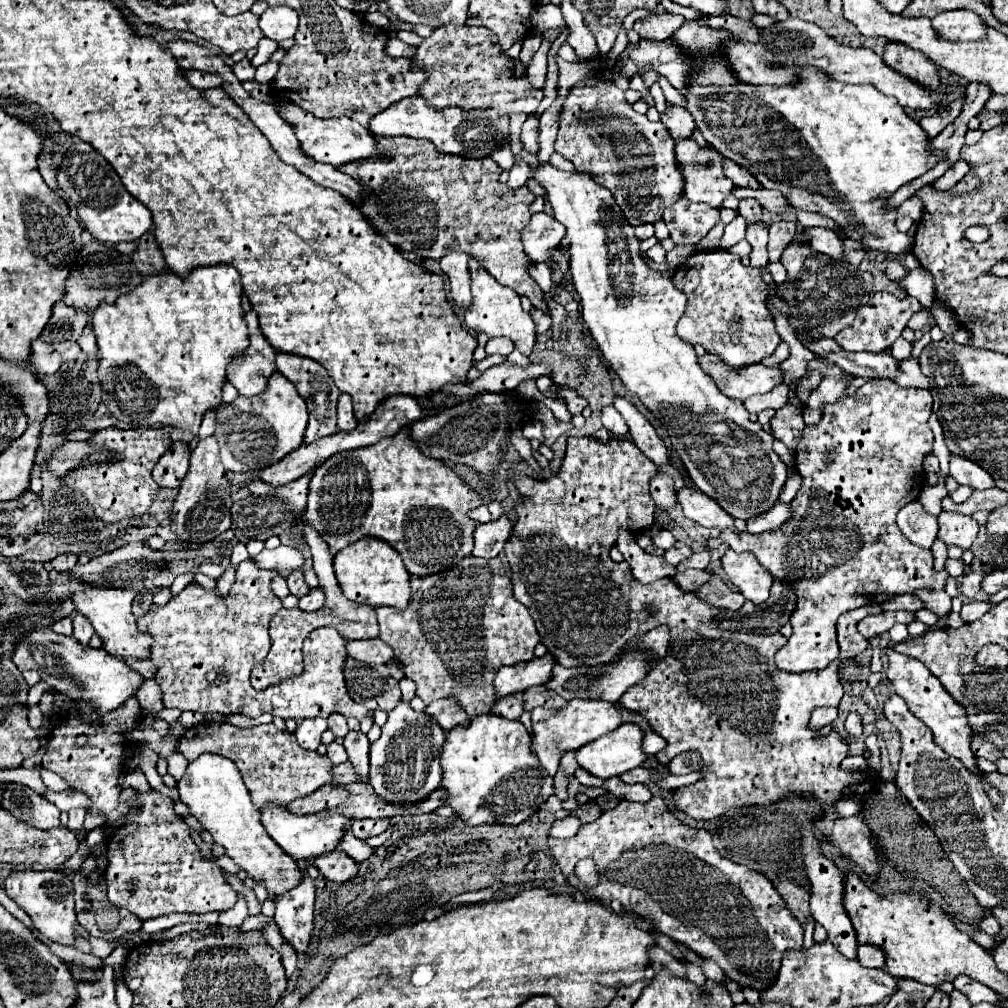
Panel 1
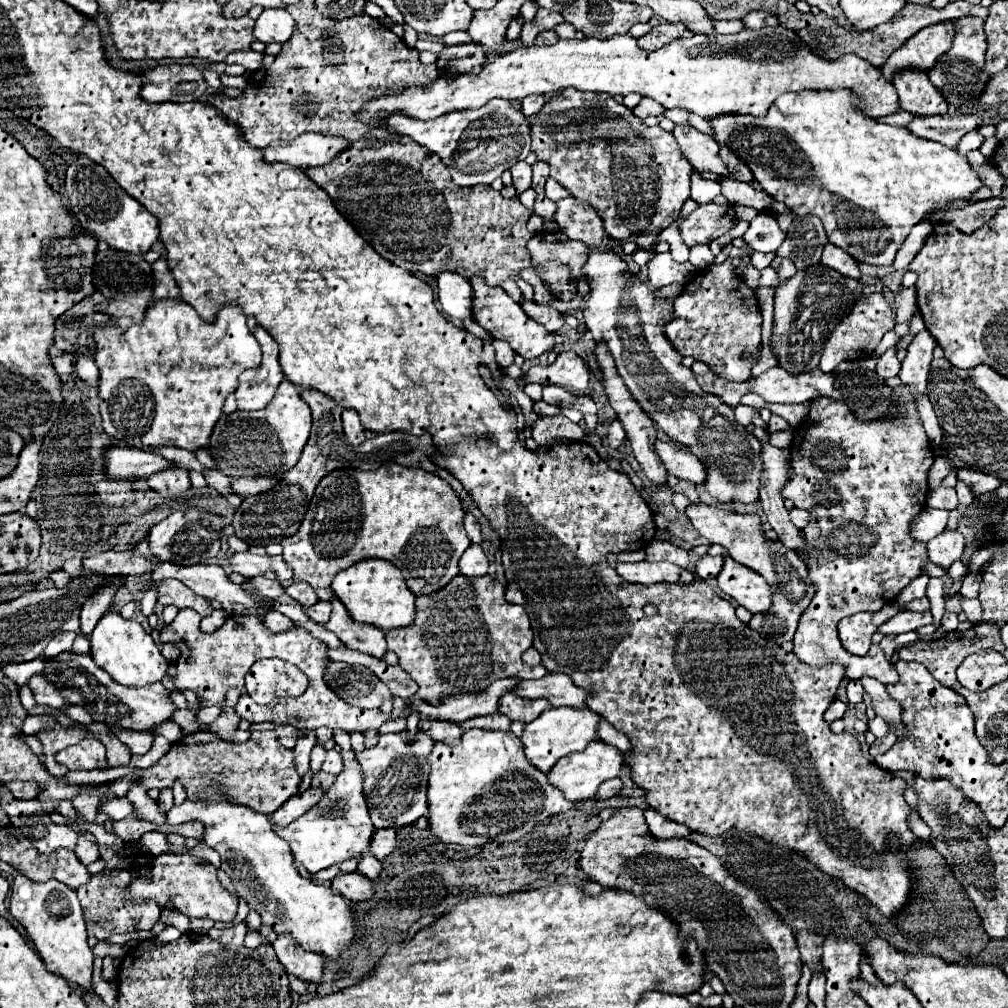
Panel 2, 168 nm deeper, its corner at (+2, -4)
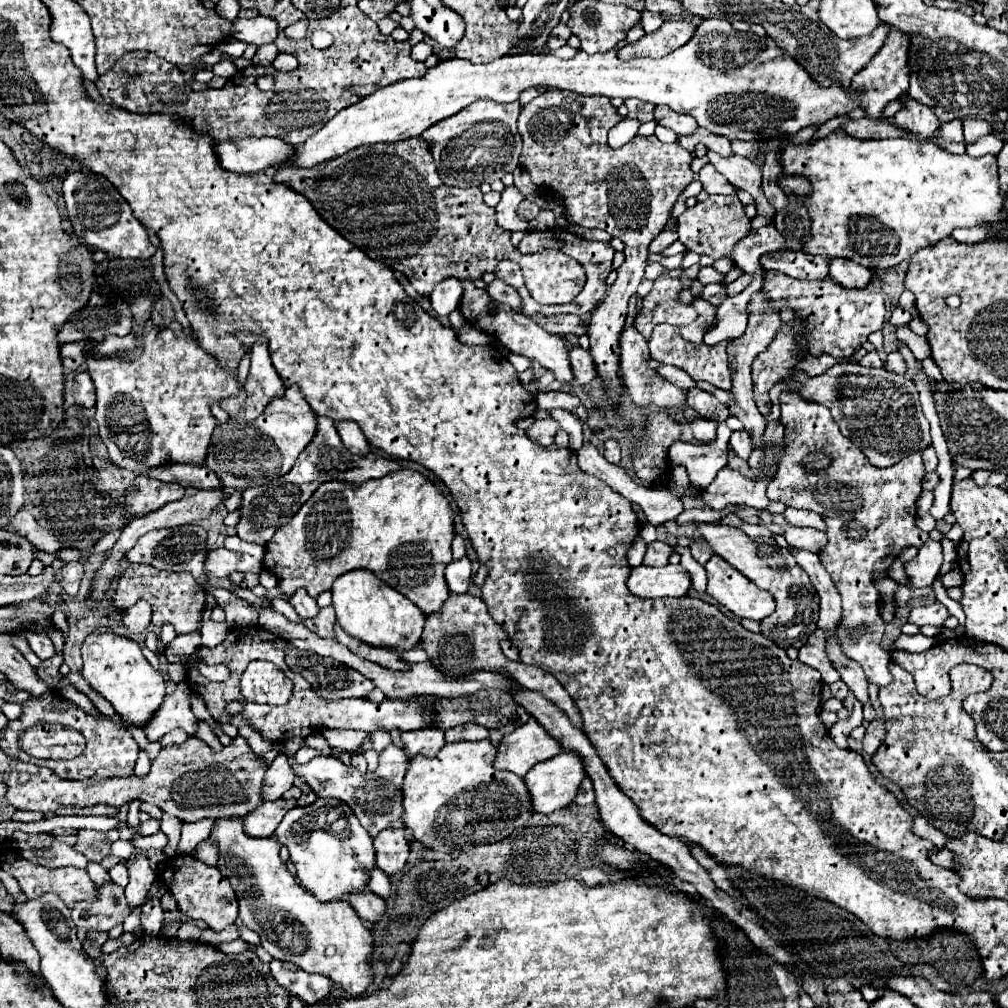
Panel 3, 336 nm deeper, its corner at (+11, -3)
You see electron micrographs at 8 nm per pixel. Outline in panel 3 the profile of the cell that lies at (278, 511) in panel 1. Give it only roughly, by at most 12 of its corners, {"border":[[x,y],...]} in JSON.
{"border":[[317,415],[287,475],[241,493],[237,537],[267,545],[321,483],[363,483],[401,465],[343,447]]}

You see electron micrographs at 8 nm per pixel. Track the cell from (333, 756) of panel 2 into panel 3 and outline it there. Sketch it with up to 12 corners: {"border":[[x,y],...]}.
{"border":[[393,743],[365,775],[337,757],[291,767],[347,803],[371,837],[403,817],[409,757]]}

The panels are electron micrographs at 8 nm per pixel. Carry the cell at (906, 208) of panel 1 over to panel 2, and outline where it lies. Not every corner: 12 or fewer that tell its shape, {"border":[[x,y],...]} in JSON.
{"border":[[978,130],[960,140],[960,154],[978,150],[984,136]]}

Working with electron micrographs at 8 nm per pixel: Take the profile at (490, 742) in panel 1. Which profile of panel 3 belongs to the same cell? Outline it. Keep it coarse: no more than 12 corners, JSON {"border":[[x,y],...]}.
{"border":[[489,739],[415,755],[403,823],[429,849],[523,827],[523,779]]}

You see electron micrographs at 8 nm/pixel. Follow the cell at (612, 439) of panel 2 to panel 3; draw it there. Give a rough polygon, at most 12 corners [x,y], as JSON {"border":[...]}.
{"border":[[617,439],[605,441],[605,459],[619,463],[621,447]]}

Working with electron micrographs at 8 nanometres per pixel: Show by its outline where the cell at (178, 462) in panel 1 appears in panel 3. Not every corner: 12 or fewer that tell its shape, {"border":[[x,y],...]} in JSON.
{"border":[[139,475],[127,495],[139,517],[185,495],[179,483]]}

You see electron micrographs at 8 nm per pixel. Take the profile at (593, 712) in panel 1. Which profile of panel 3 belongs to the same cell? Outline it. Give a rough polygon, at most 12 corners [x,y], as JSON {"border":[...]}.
{"border":[[535,719],[505,735],[497,769],[525,777],[563,747]]}

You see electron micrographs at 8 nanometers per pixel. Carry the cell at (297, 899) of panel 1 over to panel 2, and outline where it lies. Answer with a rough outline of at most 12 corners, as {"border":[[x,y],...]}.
{"border":[[278,936],[274,950],[286,974],[322,982],[324,956]]}

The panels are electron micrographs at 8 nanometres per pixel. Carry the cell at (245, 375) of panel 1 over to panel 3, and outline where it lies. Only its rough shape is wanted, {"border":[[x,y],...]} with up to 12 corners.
{"border":[[259,337],[251,353],[243,407],[232,397],[220,405],[230,418],[251,421],[285,391]]}

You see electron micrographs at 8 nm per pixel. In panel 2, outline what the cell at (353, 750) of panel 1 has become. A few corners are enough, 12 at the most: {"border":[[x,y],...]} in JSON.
{"border":[[352,750],[332,788],[340,806],[314,806],[274,826],[306,870],[368,850],[374,826]]}

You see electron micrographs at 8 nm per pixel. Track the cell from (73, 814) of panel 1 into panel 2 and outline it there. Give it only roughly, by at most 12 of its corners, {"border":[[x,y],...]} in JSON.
{"border":[[80,836],[76,856],[82,864],[92,864],[100,858],[96,842],[86,842]]}

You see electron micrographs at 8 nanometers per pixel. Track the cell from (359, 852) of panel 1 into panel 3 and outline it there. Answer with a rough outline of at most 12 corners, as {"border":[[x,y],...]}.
{"border":[[377,867],[369,871],[369,891],[391,895],[389,877]]}

